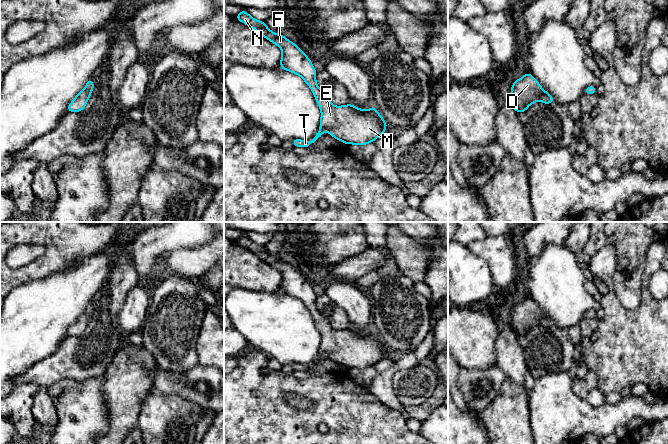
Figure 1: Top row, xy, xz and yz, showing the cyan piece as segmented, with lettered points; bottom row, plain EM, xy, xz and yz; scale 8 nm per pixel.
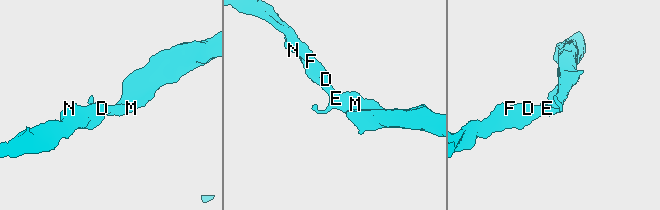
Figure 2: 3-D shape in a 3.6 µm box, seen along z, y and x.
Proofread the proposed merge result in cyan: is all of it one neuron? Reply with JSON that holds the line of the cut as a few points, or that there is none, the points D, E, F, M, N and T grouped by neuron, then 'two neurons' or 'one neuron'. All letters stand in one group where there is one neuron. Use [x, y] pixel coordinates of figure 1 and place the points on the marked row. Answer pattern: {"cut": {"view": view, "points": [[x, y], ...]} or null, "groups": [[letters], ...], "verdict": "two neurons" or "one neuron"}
{"cut": null, "groups": [["D", "E", "F", "M", "N", "T"]], "verdict": "one neuron"}

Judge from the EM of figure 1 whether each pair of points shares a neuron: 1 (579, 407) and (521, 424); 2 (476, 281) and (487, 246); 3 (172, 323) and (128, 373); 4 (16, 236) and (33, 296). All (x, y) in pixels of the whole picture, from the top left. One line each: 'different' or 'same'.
1: different
2: different
3: different
4: different

